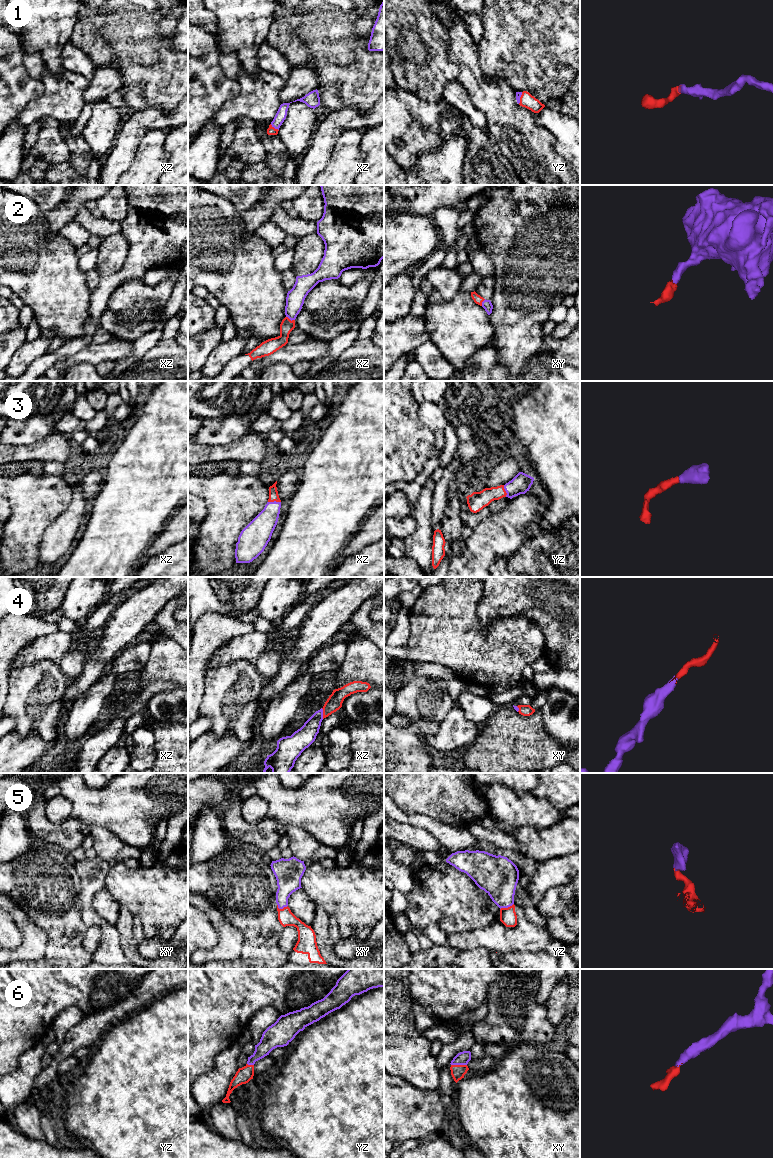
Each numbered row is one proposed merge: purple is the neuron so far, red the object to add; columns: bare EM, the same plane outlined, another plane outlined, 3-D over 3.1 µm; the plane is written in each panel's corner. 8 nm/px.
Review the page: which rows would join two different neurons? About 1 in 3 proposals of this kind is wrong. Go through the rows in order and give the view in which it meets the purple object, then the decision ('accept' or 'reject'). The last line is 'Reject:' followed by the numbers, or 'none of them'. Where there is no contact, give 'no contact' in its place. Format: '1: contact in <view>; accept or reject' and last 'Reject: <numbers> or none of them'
1: contact in xz; accept
2: contact in xz; accept
3: contact in xz; accept
4: contact in xz; accept
5: contact in yz; accept
6: contact in xy; accept
Reject: none of them

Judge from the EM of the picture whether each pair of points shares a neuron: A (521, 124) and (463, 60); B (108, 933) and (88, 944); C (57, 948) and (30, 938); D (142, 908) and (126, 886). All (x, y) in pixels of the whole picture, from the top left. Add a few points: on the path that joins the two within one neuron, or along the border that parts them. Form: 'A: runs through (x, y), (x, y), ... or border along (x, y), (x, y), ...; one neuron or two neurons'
A: runs through (505, 110), (471, 76); one neuron
B: border along (97, 925), (101, 931), (101, 942), (92, 953); two neurons
C: border along (36, 923), (47, 936), (46, 950), (41, 958); two neurons
D: runs through (142, 903), (131, 891); one neuron

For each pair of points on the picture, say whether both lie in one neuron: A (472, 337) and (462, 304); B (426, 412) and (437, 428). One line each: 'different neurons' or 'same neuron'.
A: same neuron
B: same neuron

